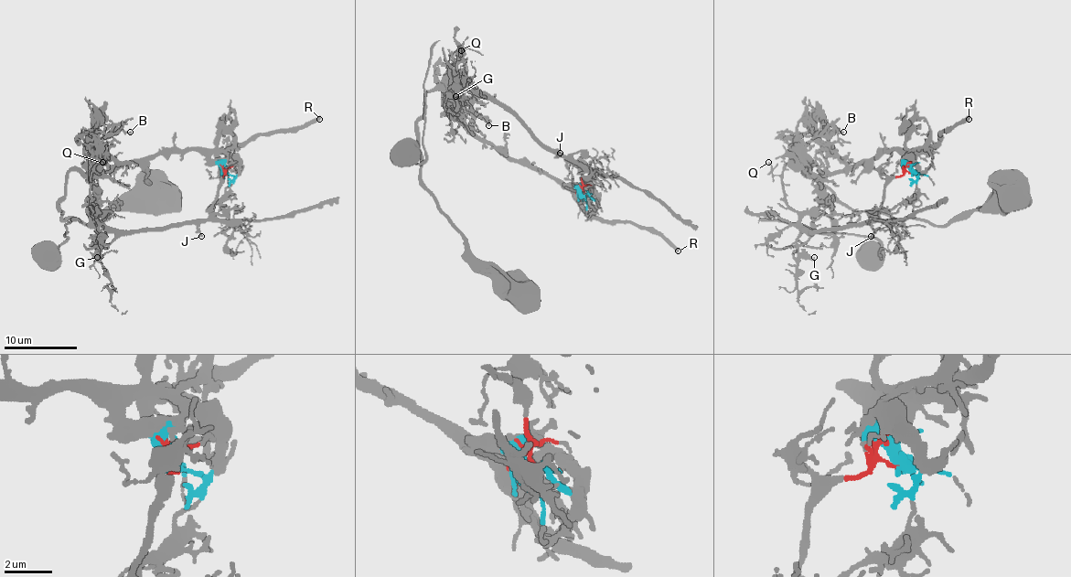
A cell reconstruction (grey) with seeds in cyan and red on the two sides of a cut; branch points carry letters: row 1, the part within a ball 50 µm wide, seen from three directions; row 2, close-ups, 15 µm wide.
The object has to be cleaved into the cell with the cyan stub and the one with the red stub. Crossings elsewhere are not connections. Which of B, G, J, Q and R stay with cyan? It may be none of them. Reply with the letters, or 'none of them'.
B, R

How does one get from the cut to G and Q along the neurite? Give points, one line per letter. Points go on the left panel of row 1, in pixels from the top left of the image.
G: (225, 173), (218, 187), (218, 198), (207, 219), (130, 231), (107, 244), (100, 244), (98, 257)
Q: (225, 173), (207, 219), (114, 231), (91, 208), (91, 175), (103, 162)

